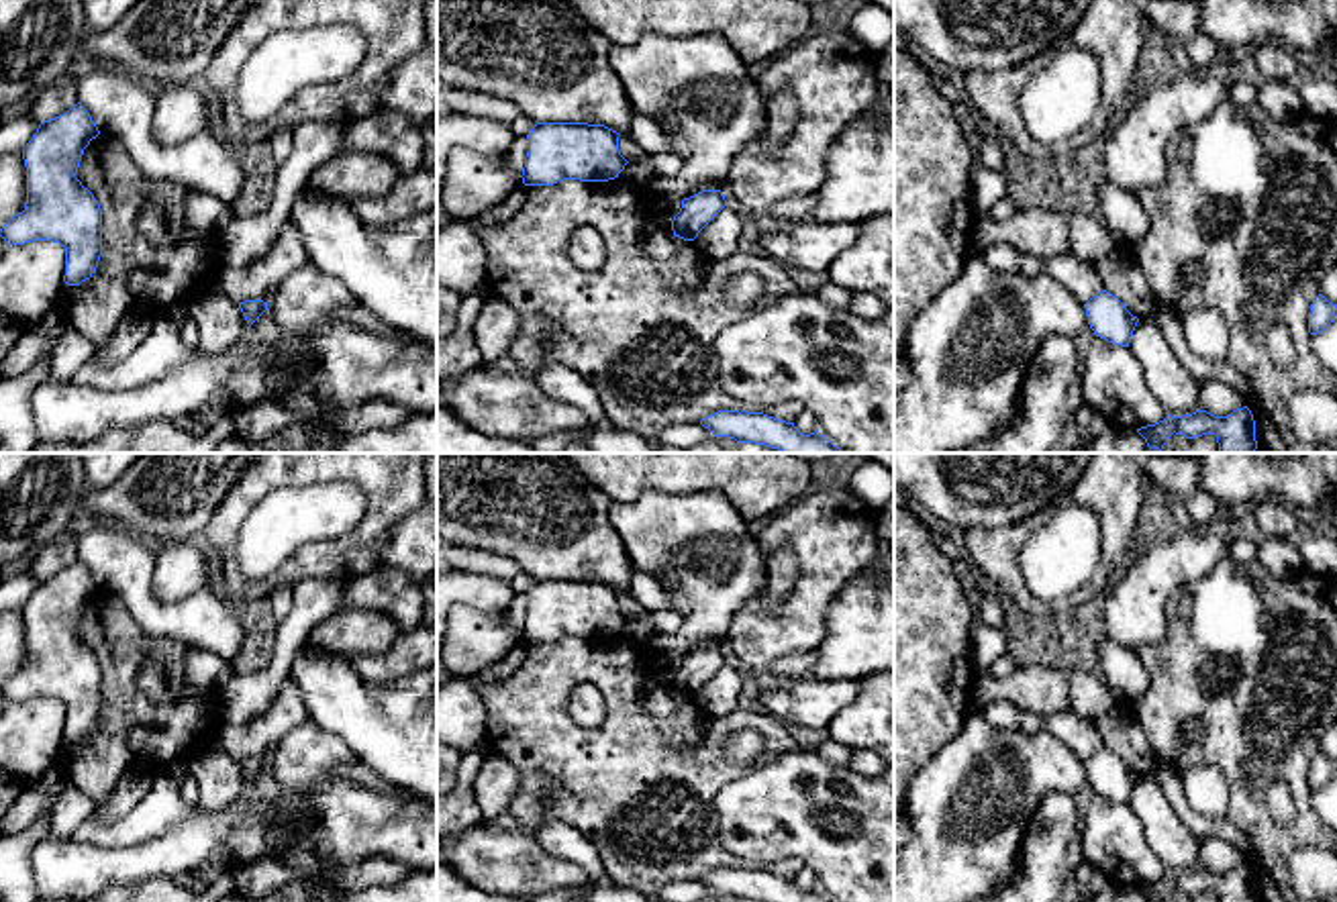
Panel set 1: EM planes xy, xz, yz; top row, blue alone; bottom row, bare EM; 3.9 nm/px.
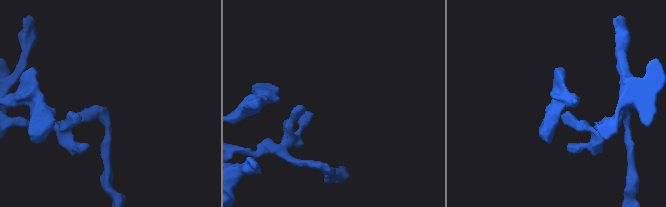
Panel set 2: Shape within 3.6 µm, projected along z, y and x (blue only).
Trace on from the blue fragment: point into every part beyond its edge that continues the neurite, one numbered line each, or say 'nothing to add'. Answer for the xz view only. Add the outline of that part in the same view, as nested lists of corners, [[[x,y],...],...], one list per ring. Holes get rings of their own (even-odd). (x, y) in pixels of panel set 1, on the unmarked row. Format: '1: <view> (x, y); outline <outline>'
nothing to add

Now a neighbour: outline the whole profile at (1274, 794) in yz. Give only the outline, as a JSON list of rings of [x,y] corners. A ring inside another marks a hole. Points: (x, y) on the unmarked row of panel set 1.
[[[1255,767],[1245,769],[1245,782],[1276,822],[1290,824],[1296,818],[1296,808],[1284,782],[1268,778]]]

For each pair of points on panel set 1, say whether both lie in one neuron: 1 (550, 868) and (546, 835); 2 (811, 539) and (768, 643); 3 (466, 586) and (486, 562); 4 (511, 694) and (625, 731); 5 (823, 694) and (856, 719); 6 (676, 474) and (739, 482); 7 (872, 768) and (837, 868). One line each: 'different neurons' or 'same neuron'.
1: different neurons
2: same neuron
3: different neurons
4: same neuron
5: different neurons
6: same neuron
7: different neurons

